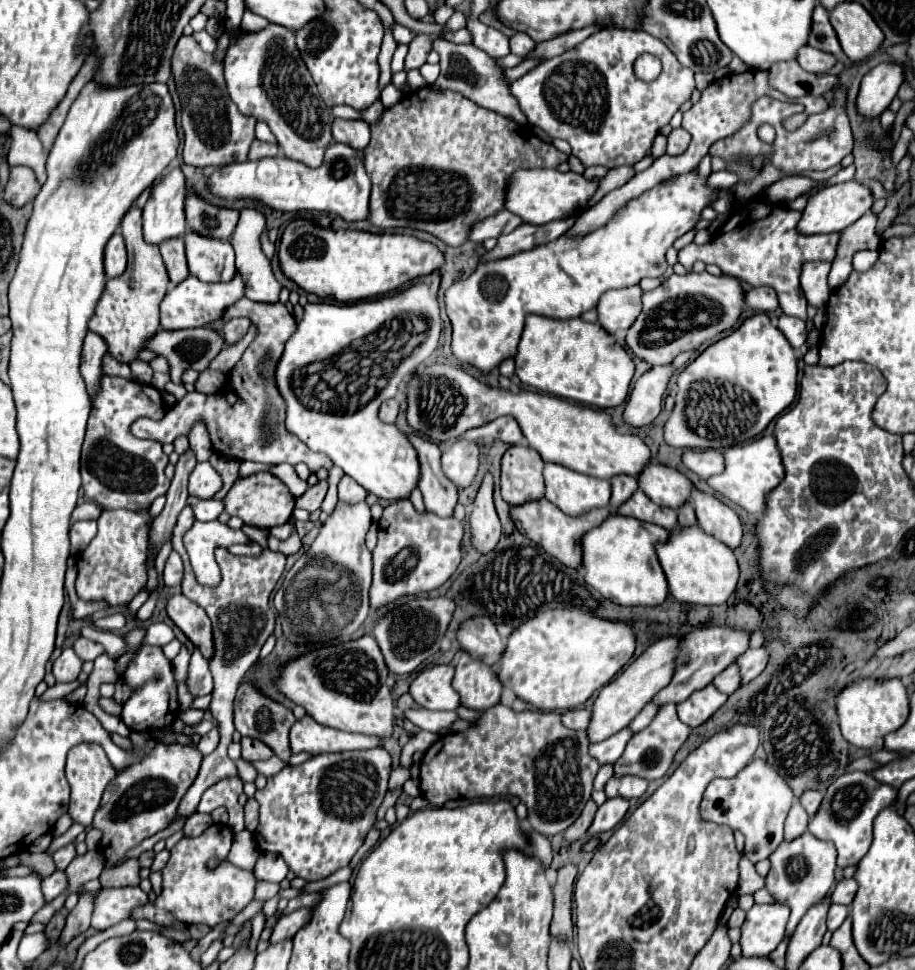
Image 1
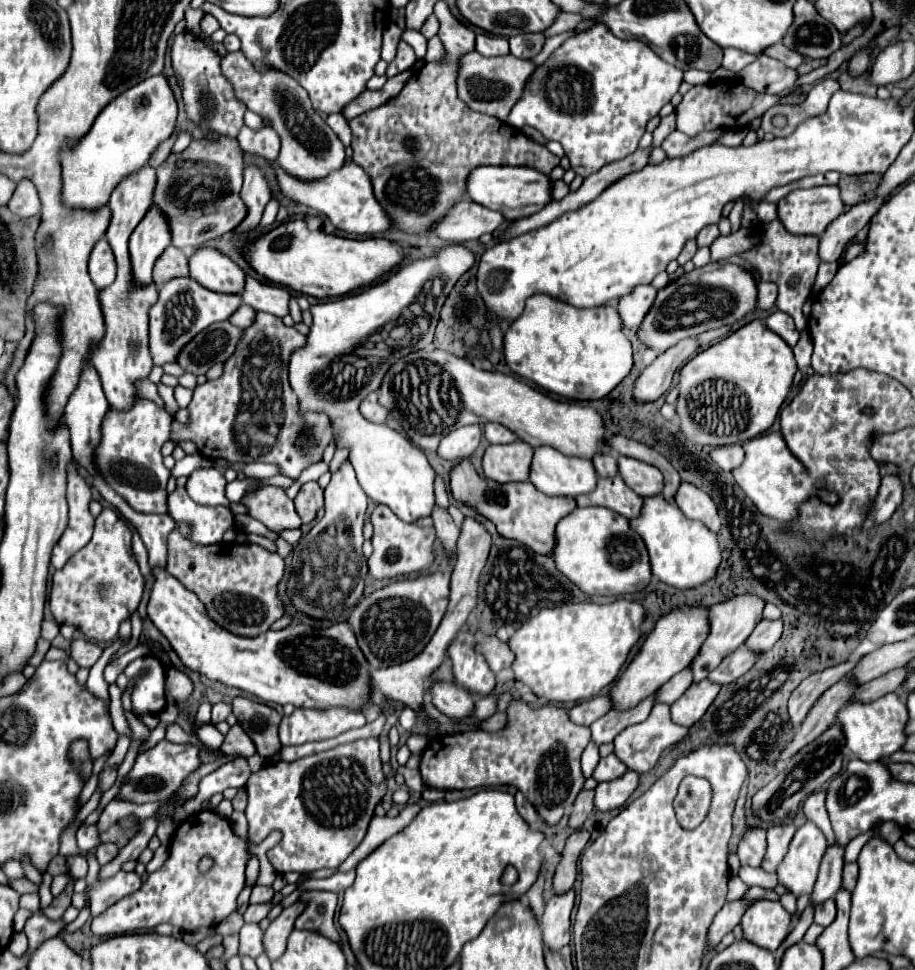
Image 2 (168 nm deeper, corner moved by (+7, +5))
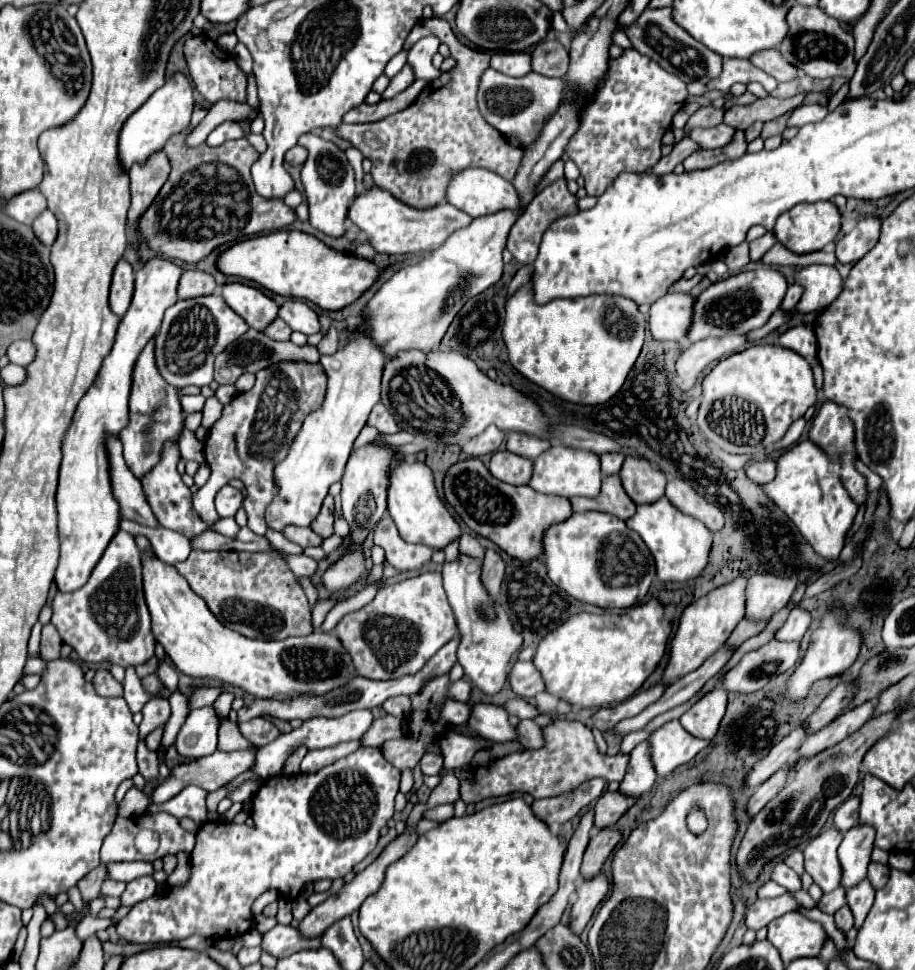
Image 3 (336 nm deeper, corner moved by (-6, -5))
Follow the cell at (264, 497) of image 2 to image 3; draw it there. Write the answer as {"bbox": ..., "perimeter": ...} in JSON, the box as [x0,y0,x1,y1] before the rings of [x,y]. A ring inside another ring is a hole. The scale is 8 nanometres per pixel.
{"bbox":[284,527,322,547],"perimeter":[[[288,527],[288,535],[284,535],[284,537],[302,547],[320,547],[322,545],[322,539],[310,527]]]}

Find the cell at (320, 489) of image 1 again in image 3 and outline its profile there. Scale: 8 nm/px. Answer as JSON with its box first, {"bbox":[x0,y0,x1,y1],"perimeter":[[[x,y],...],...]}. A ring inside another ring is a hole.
{"bbox":[312,501,334,539],"perimeter":[[[324,501],[320,515],[316,517],[316,521],[312,523],[312,531],[318,533],[322,539],[330,537],[334,533],[334,517],[332,517],[332,501]]]}

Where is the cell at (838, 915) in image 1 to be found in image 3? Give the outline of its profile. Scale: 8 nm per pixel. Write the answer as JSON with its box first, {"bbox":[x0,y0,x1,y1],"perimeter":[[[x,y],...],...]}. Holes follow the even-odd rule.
{"bbox":[834,905,854,931],"perimeter":[[[848,905],[840,907],[836,913],[834,913],[834,919],[836,919],[836,925],[842,929],[842,931],[850,931],[852,925],[854,925],[854,915],[850,911]]]}

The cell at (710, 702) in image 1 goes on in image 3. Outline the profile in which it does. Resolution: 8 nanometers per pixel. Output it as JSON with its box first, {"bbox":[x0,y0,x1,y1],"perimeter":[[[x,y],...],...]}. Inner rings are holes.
{"bbox":[682,687,726,739],"perimeter":[[[718,687],[706,693],[700,701],[696,701],[682,717],[682,727],[700,739],[712,739],[718,731],[718,725],[726,711],[726,689]]]}

